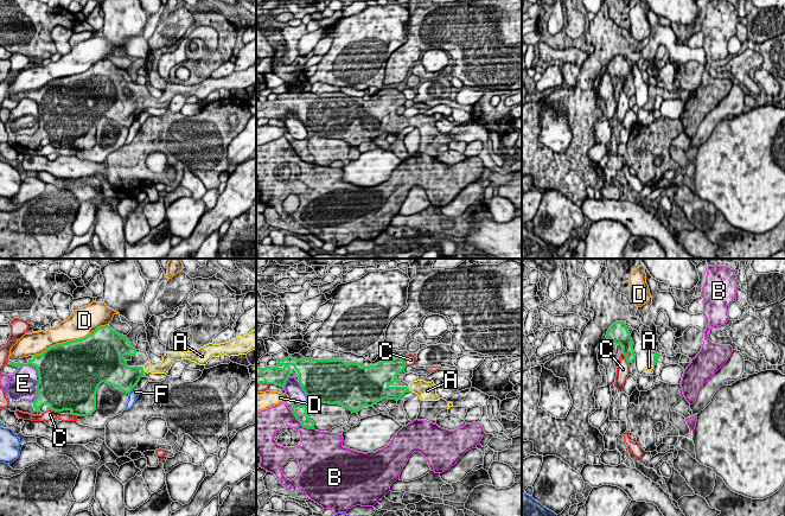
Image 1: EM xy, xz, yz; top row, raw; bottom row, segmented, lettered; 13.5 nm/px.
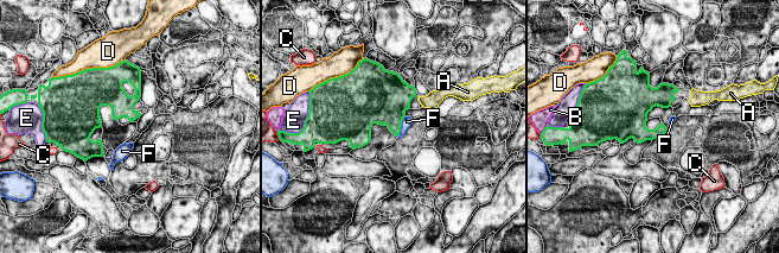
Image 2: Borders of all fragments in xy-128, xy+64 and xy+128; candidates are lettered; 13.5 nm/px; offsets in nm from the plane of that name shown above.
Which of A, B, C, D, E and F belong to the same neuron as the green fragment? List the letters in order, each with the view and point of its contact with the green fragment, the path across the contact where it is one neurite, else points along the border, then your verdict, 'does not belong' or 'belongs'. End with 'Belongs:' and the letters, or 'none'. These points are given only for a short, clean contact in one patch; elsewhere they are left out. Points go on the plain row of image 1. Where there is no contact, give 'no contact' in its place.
A: xz (408, 123) | across xz (391, 127), (408, 123), (426, 125) | belongs
B: xz (299, 155) | does not belong
C: yz (625, 93) | does not belong
D: xy (71, 75) | does not belong
E: xz (305, 127) | does not belong
F: xy (132, 122) | does not belong
Belongs: A

